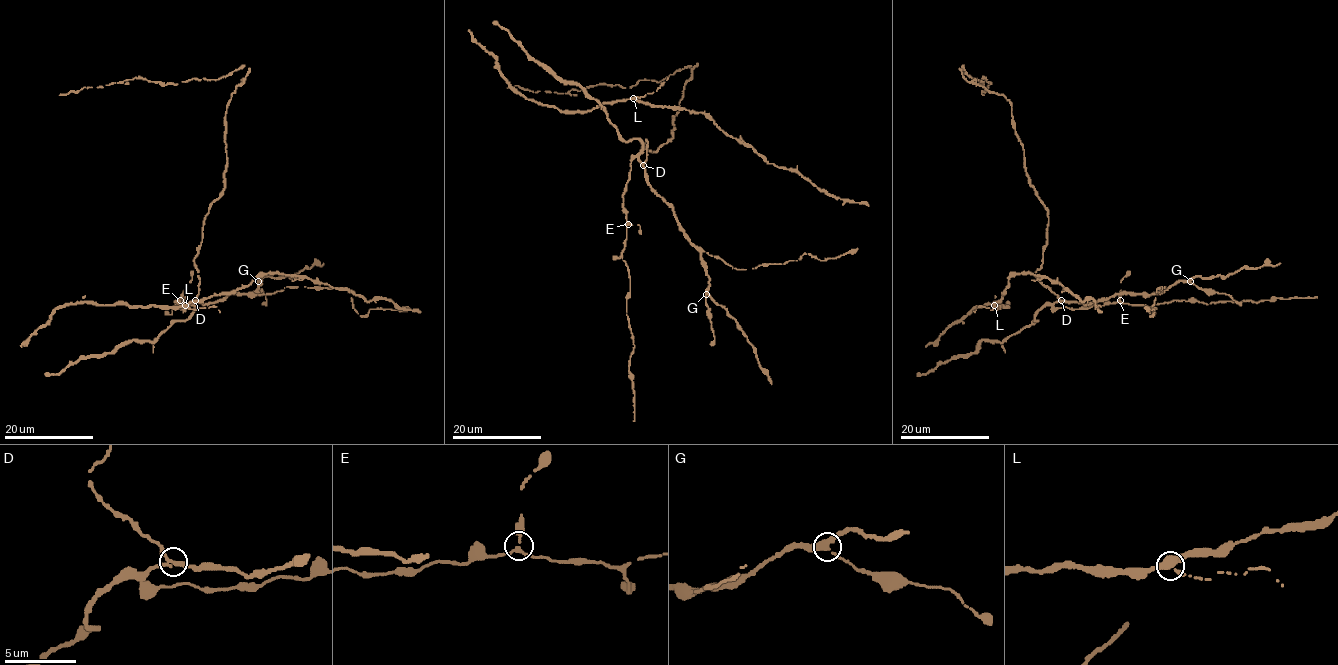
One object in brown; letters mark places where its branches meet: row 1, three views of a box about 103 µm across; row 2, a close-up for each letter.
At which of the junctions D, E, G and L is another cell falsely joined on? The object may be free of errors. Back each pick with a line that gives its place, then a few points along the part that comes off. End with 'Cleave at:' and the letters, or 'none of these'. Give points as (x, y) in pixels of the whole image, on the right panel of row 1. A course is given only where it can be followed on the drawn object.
D: place (1061, 300); course (1062, 300), (1035, 275), (1047, 209), (1027, 174), (1011, 105), (968, 82), (962, 66), (987, 79), (984, 95)
Cleave at: D

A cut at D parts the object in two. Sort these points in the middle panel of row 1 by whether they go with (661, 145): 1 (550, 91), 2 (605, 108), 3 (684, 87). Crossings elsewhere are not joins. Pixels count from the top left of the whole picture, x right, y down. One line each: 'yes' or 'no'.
1: yes
2: no
3: yes

